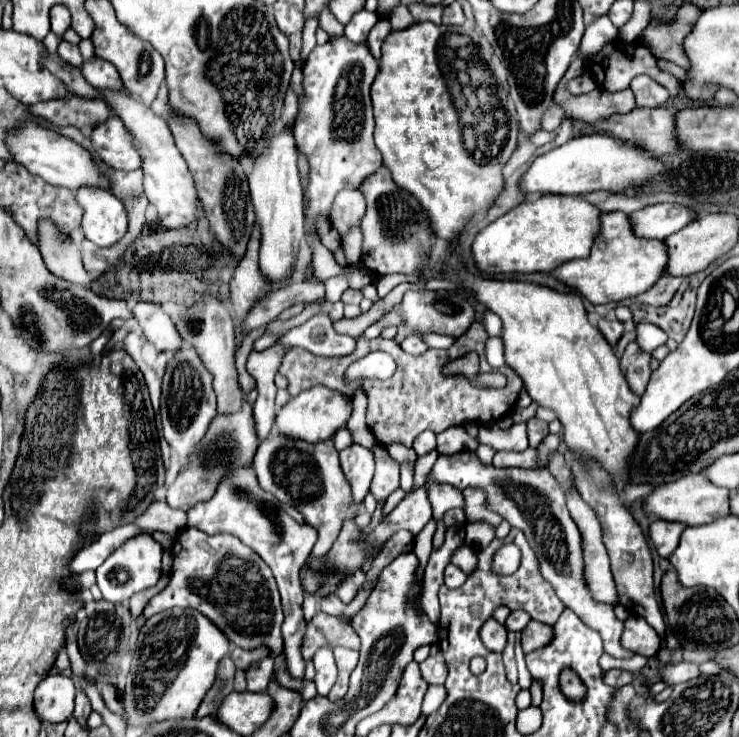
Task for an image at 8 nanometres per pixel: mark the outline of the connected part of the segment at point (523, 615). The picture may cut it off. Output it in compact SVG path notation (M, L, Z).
M513 610L513 612L507 616L507 620L505 620L505 628L507 628L509 632L521 632L521 630L527 626L529 620L531 620L531 616L529 616L527 612Z

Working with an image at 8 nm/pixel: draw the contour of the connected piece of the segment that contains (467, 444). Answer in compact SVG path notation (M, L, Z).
M453 426L447 432L437 436L437 452L439 454L457 454L457 452L475 452L477 440L471 438L463 426Z

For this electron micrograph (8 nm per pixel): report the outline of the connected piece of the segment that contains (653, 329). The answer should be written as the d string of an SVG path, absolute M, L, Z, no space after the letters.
M649 322L637 324L637 344L645 352L653 352L655 348L659 348L665 342L667 342L667 334L661 328L657 328L657 326L649 324Z

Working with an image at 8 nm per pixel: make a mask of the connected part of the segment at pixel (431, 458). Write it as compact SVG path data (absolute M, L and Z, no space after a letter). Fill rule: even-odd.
M431 452L429 456L419 458L419 462L417 462L417 470L415 470L415 484L413 484L411 490L417 490L417 488L423 488L423 486L425 486L425 476L427 476L427 472L433 468L437 456L439 456L437 452Z

